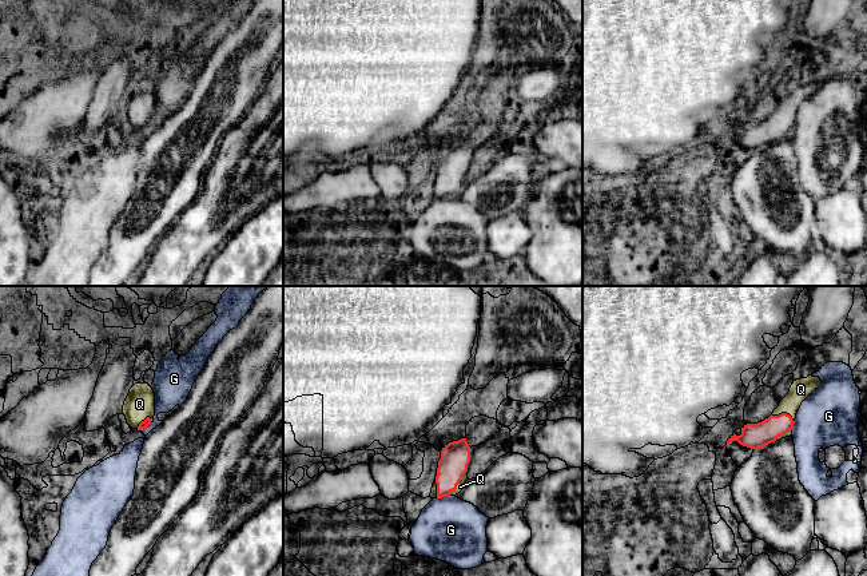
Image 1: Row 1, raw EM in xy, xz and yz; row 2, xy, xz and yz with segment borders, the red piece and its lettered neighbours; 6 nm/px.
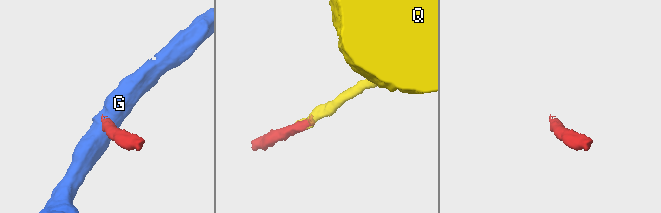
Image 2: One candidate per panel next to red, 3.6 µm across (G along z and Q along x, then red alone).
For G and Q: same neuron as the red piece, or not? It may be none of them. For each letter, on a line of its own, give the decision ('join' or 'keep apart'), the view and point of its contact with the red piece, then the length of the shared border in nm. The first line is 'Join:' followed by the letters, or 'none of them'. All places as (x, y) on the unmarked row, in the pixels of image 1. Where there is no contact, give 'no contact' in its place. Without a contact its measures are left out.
Join: Q
G: keep apart; meets red in xz at (442, 197); contact 80 nm long
Q: join; meets red in xz at (458, 183); contact 190 nm long

